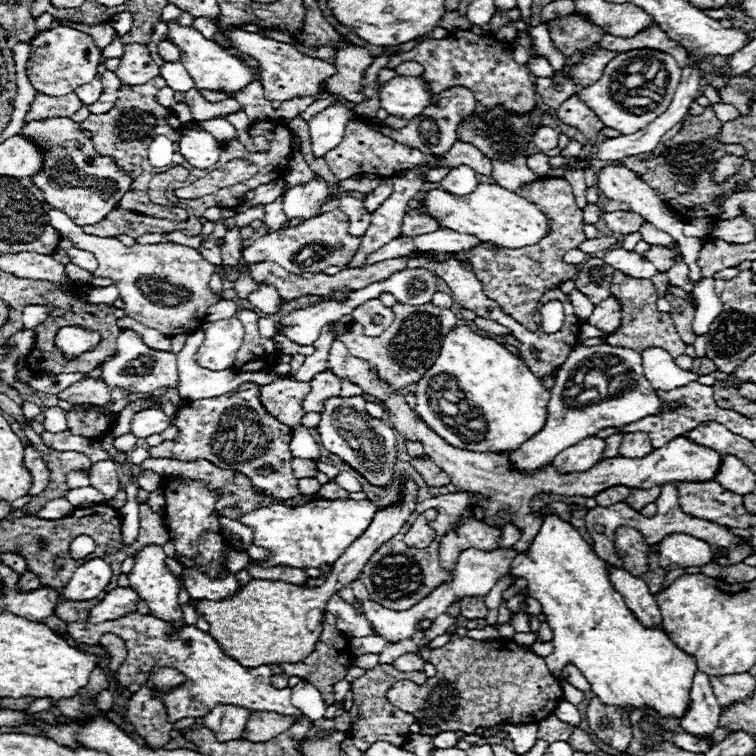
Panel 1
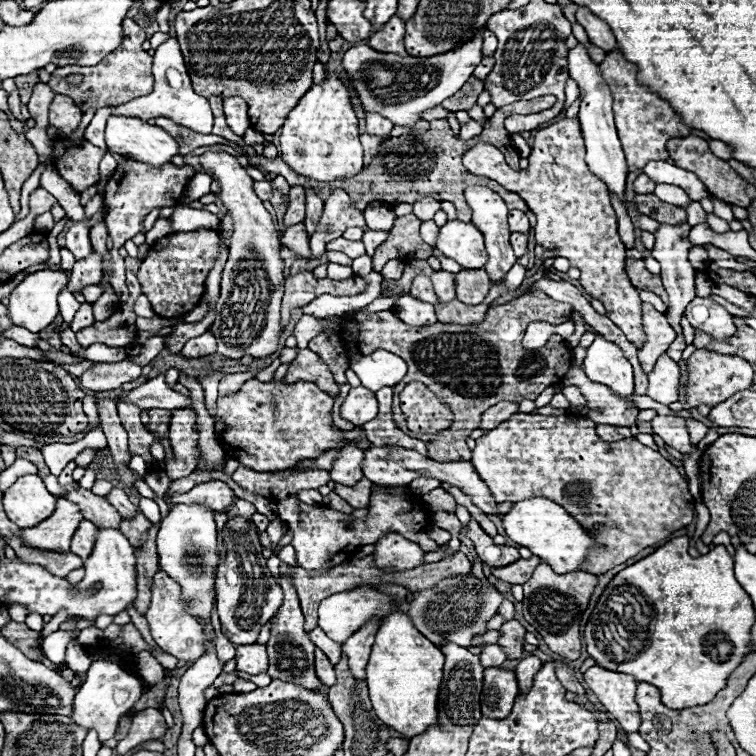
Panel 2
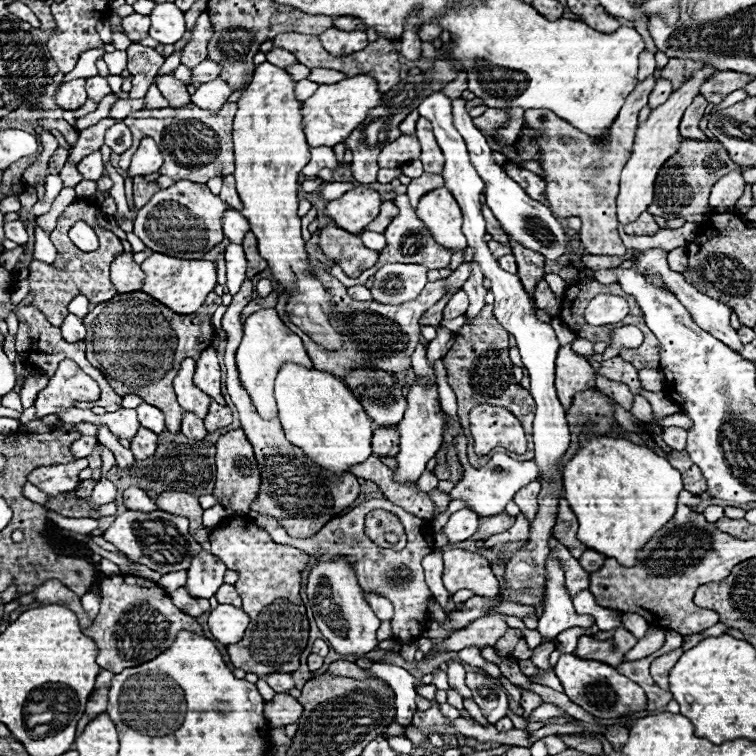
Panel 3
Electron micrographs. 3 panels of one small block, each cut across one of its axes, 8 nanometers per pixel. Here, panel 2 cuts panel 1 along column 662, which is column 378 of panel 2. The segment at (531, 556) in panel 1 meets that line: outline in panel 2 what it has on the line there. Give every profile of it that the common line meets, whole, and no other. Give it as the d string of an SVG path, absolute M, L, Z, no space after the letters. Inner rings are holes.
M402 612L390 614L372 646L372 654L366 666L366 682L370 690L370 700L378 718L394 728L396 732L412 738L430 726L438 724L438 692L442 684L444 654L416 628L410 618Z

